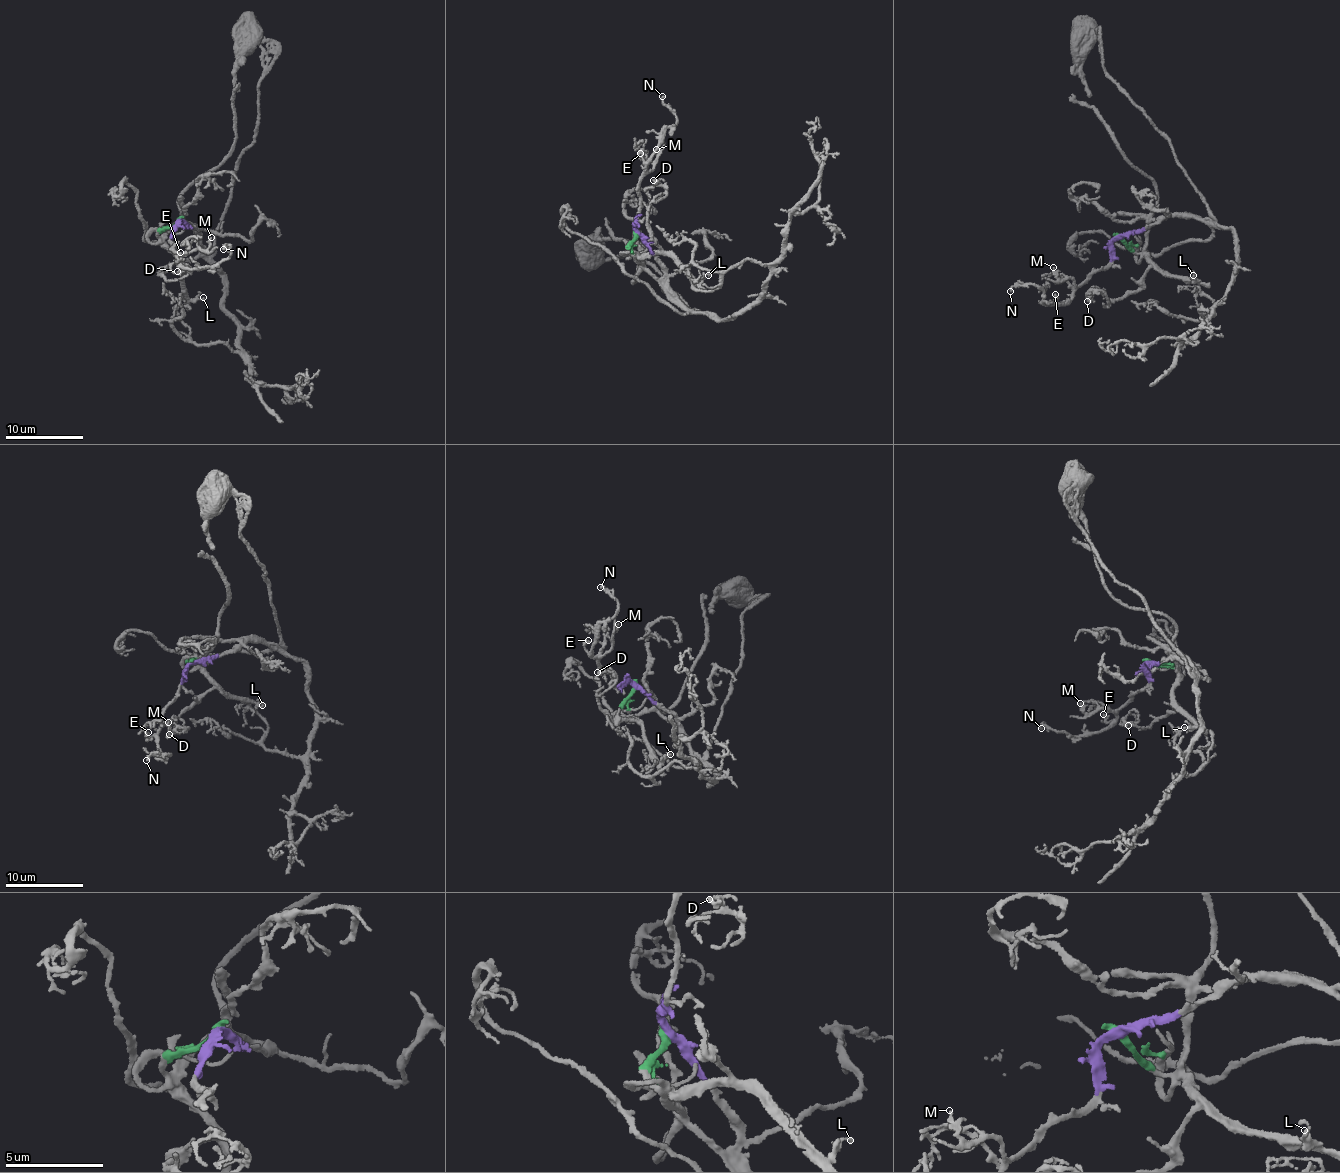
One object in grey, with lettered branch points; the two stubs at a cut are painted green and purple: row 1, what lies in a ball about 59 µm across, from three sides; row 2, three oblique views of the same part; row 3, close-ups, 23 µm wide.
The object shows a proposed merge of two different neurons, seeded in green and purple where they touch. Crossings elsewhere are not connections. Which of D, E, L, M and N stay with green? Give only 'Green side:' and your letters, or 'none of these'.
Green side: D, L

